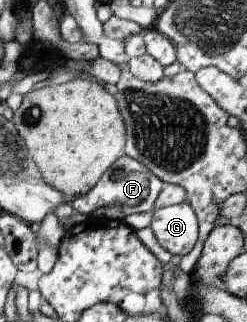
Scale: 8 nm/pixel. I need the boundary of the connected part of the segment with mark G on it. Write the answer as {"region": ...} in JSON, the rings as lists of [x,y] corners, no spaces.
{"region":[[[186,204],[158,209],[150,228],[158,243],[170,255],[188,255],[199,239],[199,223],[194,210]]]}

